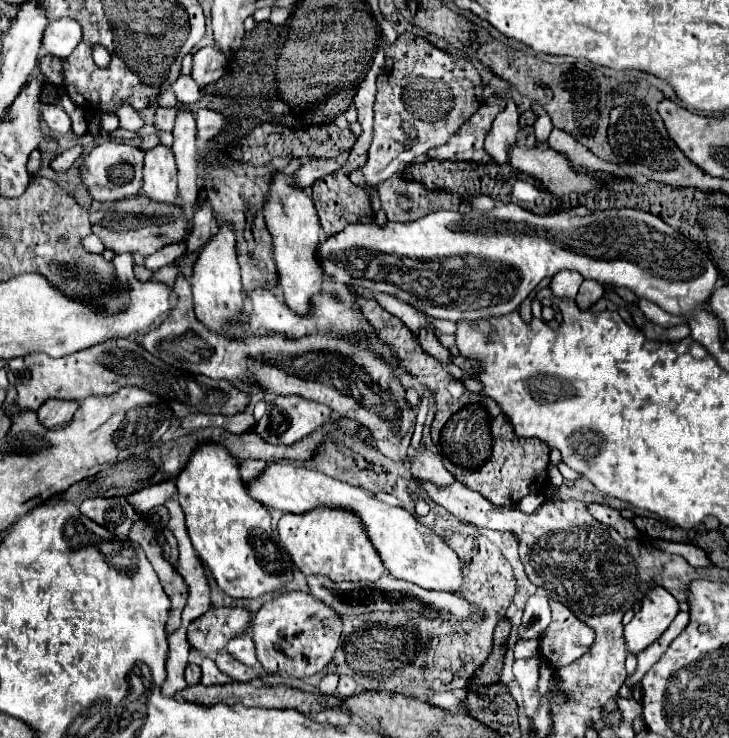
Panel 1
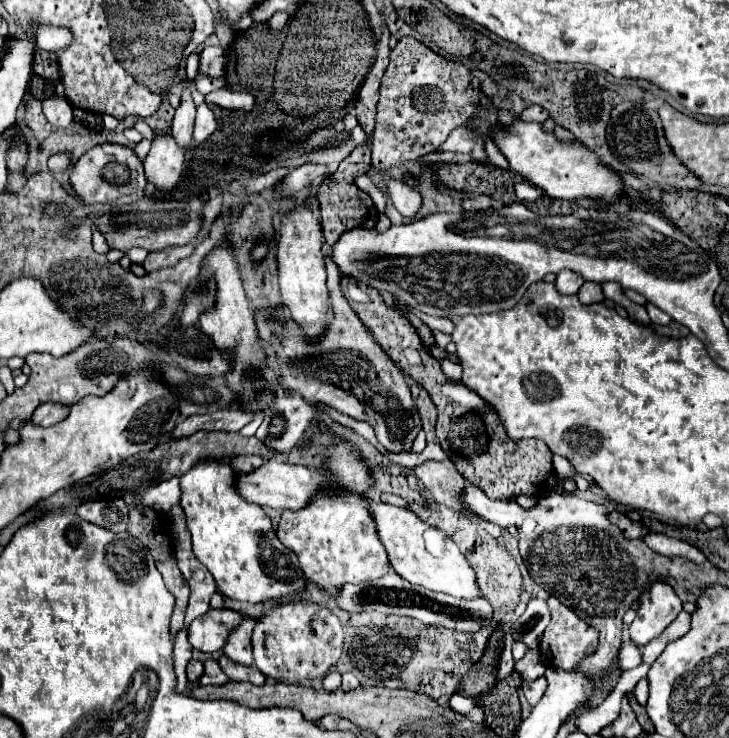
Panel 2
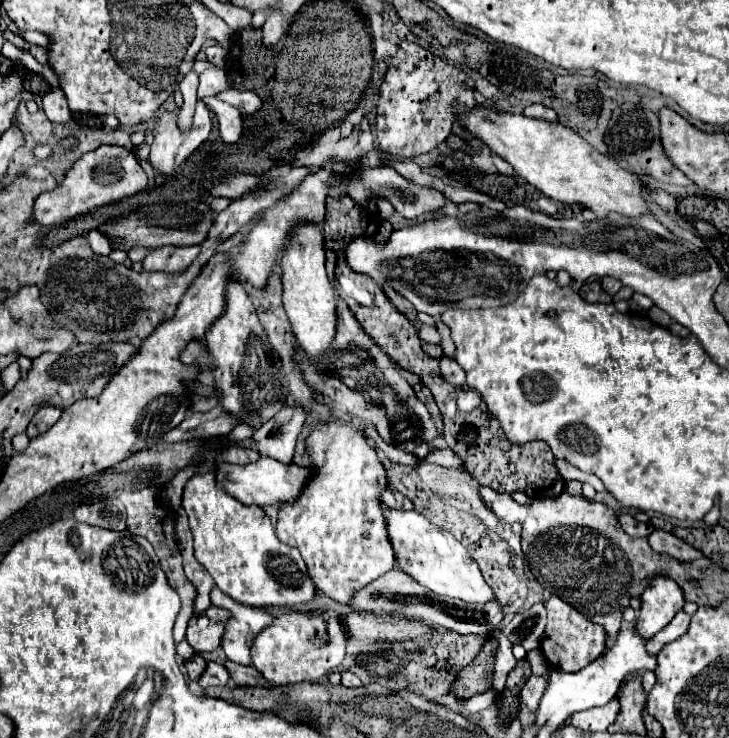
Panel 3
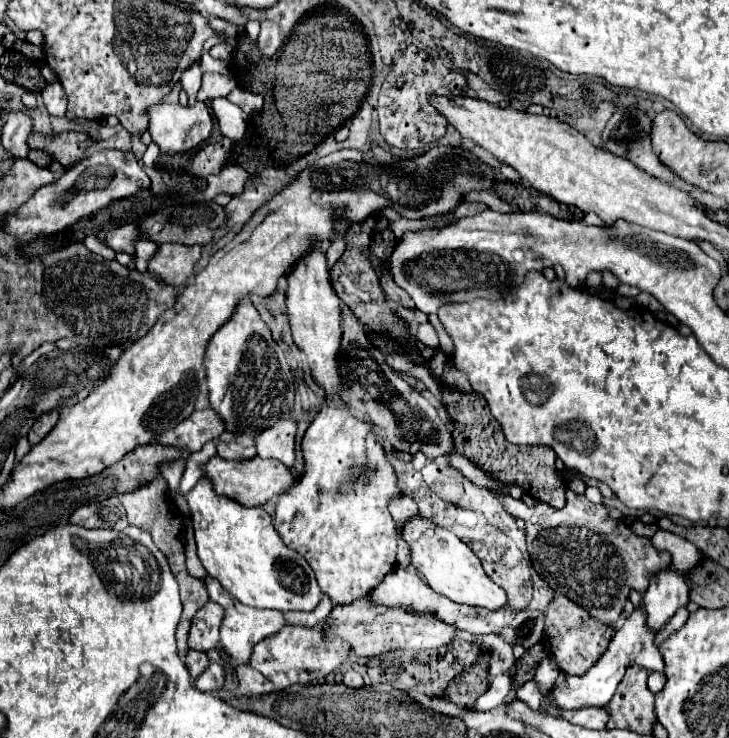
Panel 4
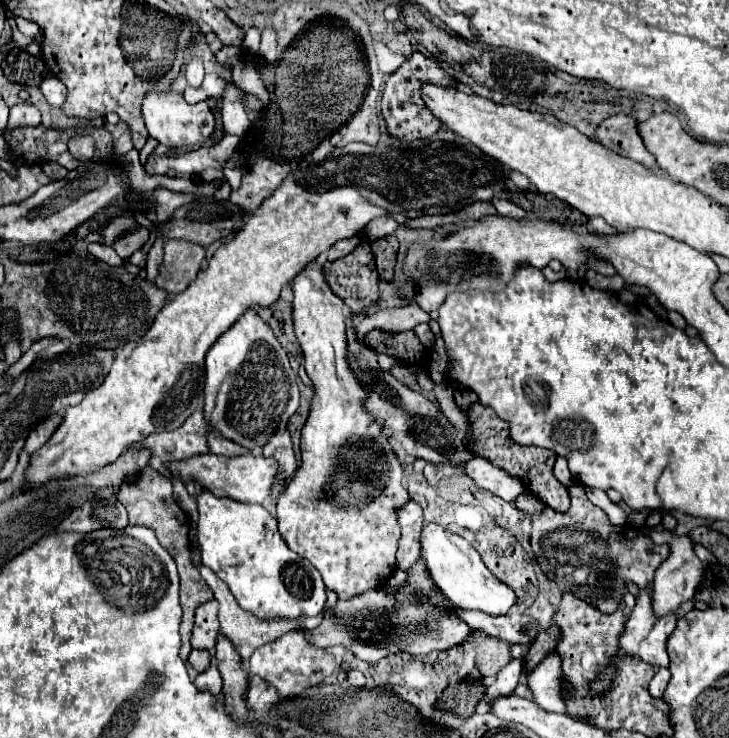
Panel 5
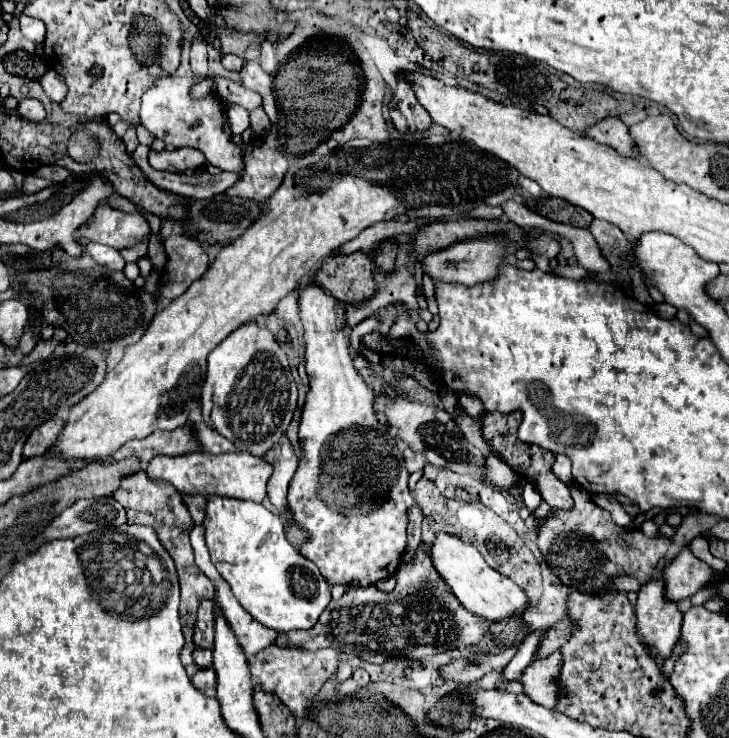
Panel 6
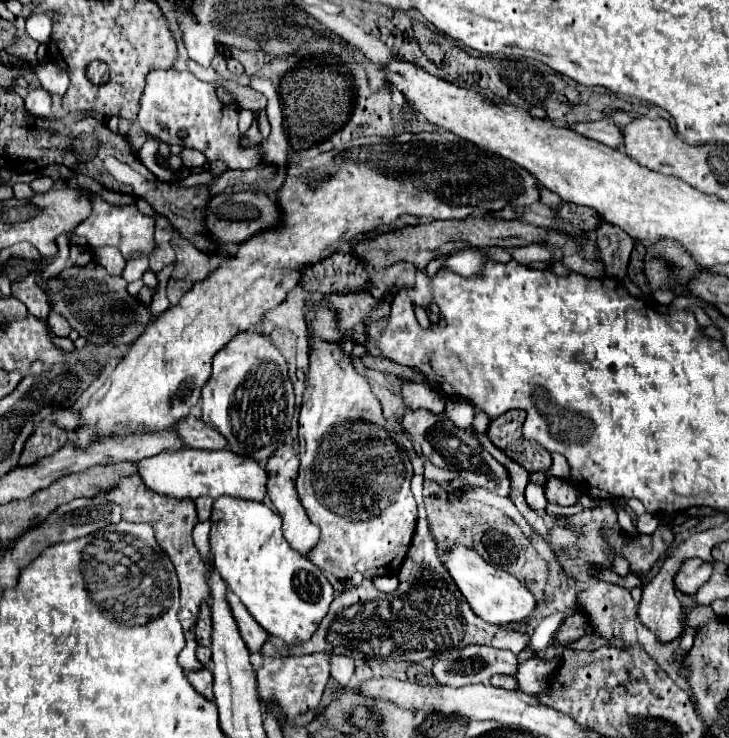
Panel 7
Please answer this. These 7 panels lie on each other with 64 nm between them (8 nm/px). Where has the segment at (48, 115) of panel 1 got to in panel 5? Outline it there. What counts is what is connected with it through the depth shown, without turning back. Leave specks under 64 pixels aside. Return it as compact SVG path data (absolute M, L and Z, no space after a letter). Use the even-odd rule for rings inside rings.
M48 76L42 82L40 90L42 90L44 98L48 100L48 104L52 108L62 108L64 106L64 102L66 102L66 88L64 88L64 84L56 76Z

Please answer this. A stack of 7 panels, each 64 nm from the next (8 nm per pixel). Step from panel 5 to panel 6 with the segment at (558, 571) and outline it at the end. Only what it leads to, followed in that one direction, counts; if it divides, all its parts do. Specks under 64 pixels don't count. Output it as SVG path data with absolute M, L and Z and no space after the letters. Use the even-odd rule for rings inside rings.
M570 488L574 506L570 510L552 510L548 518L540 520L538 526L538 548L548 568L560 578L562 584L570 586L570 580L580 580L576 588L584 594L602 596L614 592L612 580L618 576L634 576L638 582L650 582L658 562L666 556L670 538L650 538L636 528L620 528L612 522L610 514L598 508L584 488Z

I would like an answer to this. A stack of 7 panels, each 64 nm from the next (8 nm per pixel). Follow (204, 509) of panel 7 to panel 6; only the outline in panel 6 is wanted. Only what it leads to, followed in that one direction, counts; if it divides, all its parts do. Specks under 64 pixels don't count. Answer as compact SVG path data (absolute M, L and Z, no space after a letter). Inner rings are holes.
M180 494L180 496L184 500L194 524L202 524L202 520L204 520L204 496L190 496L190 494L188 496Z

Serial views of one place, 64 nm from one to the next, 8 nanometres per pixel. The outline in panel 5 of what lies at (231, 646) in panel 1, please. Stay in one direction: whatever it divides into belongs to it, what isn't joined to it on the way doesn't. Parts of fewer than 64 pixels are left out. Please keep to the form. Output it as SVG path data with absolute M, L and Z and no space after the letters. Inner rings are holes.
M200 566L198 570L200 570L200 574L202 574L202 578L206 580L206 584L208 584L210 588L212 588L212 592L214 592L214 598L216 598L216 600L218 600L218 604L220 604L220 632L222 632L222 636L226 636L226 638L228 638L228 640L232 642L232 646L234 646L234 648L236 648L236 652L240 654L240 658L242 658L242 662L248 662L248 660L250 660L250 656L252 656L252 652L254 652L254 650L256 650L258 646L262 646L262 644L266 644L266 642L272 642L272 640L276 640L278 636L282 636L282 634L284 634L284 632L288 632L288 630L296 630L296 628L308 628L308 630L314 630L314 626L318 626L318 624L320 624L320 620L322 620L322 614L324 614L324 610L334 606L338 600L337 594L335 592L328 591L327 600L326 600L324 609L322 610L322 612L320 612L320 614L318 614L318 616L312 616L312 618L298 618L298 620L292 620L292 618L268 618L268 620L264 618L264 620L262 620L260 616L256 616L256 614L252 614L252 612L248 612L248 610L244 610L244 608L240 608L240 604L236 602L236 598L234 598L234 596L232 596L232 592L228 590L228 586L226 586L226 584L224 584L224 582L222 582L222 580L220 580L220 578L216 576L216 574L212 574L212 570L210 570L210 568L204 568L204 566Z

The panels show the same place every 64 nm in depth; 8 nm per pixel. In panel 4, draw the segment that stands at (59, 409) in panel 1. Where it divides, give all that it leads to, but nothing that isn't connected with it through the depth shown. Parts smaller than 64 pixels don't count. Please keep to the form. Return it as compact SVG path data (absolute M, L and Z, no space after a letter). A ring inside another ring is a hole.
M52 410L52 412L42 414L42 416L32 424L32 428L30 428L30 432L28 432L30 444L40 442L40 440L54 428L56 422L58 422L58 410Z

